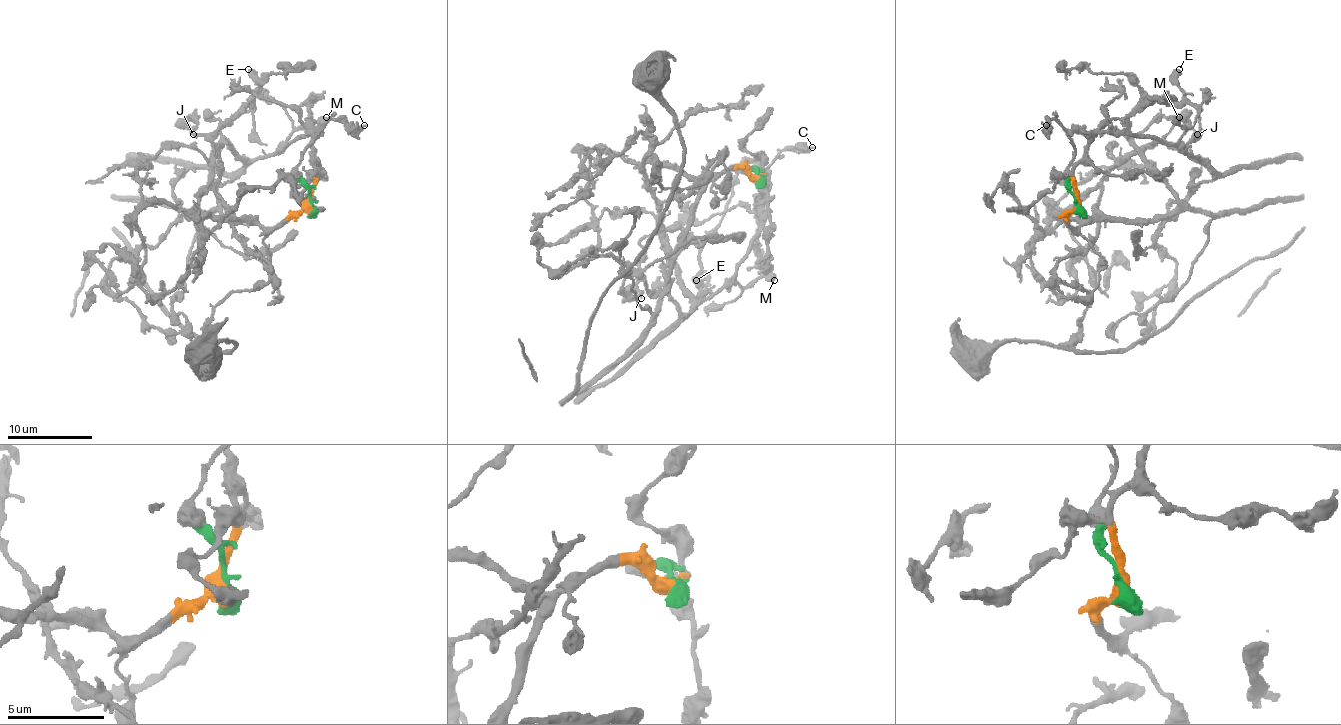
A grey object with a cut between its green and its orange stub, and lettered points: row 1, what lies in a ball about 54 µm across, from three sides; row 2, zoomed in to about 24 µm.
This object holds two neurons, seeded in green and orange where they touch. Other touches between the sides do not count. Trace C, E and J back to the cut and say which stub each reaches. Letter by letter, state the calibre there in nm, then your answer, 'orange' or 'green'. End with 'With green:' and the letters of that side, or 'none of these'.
C: 320 nm | green
E: 600 nm | orange
J: 120 nm | orange
With green: C

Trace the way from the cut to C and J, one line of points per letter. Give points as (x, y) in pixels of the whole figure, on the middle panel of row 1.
C: (757, 178), (753, 170), (745, 170), (753, 176), (779, 155), (813, 146)
J: (757, 178), (738, 167), (717, 174), (700, 195), (668, 278), (666, 238), (653, 233), (640, 242), (640, 297)

